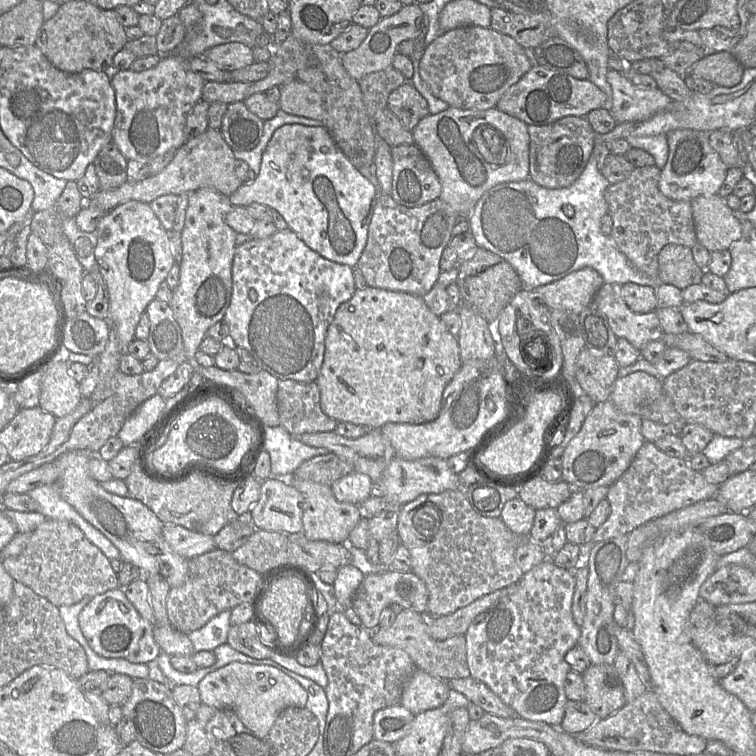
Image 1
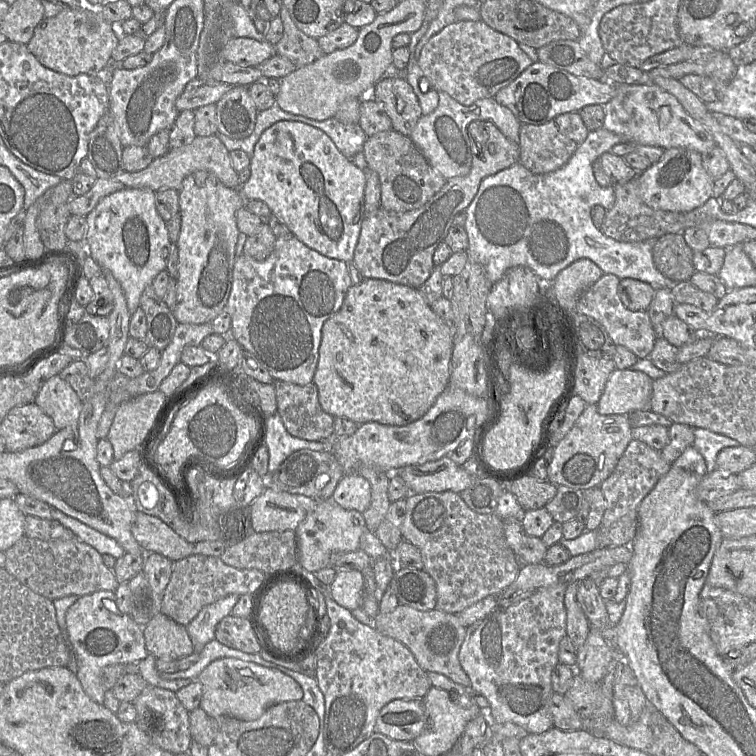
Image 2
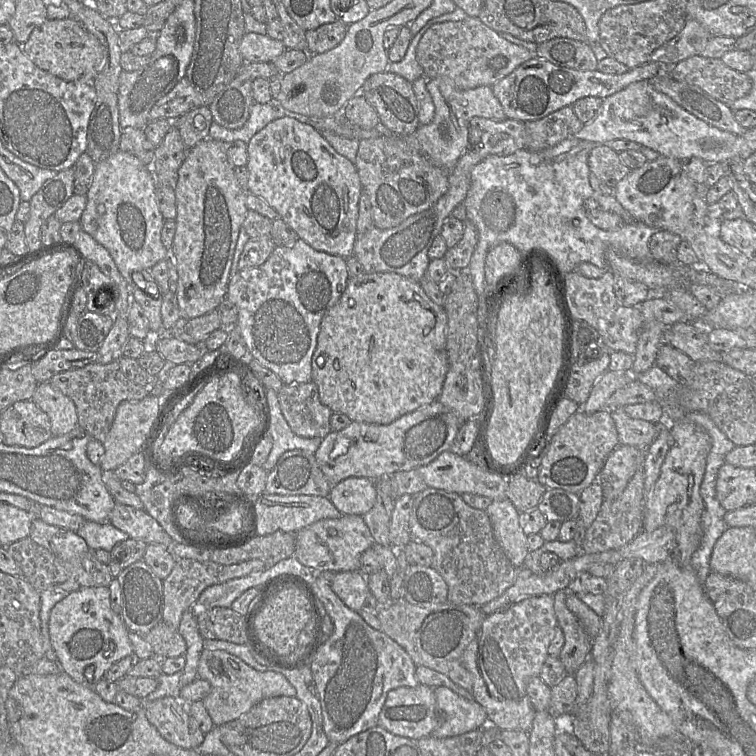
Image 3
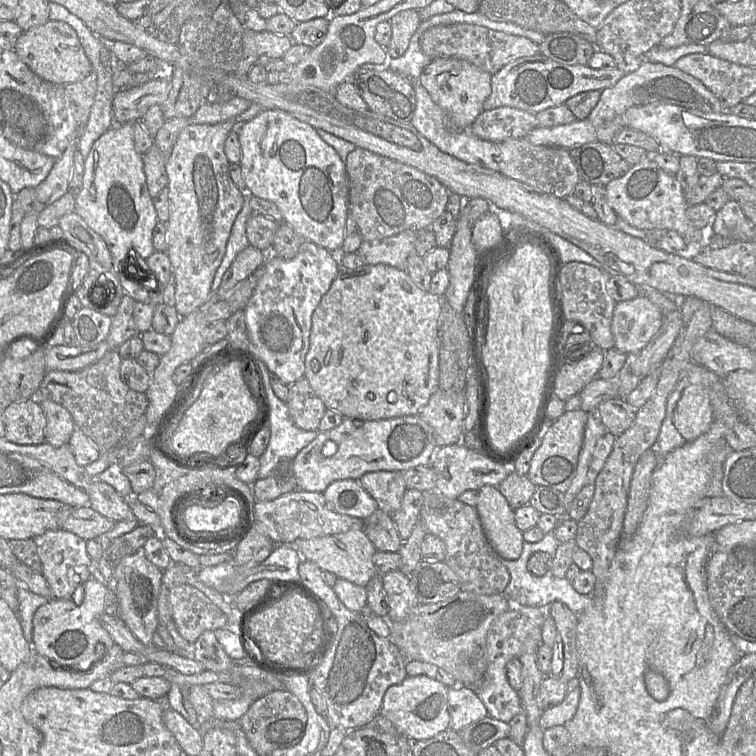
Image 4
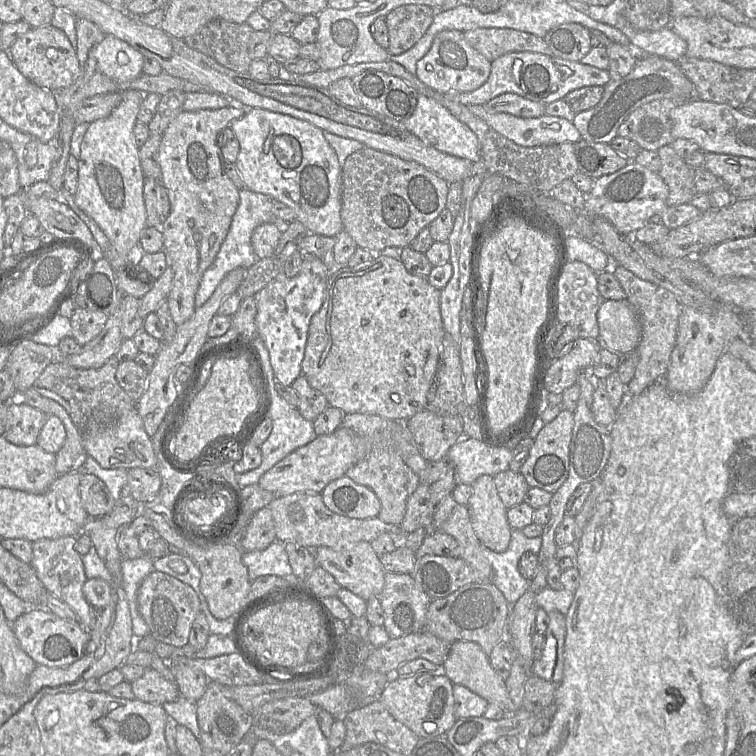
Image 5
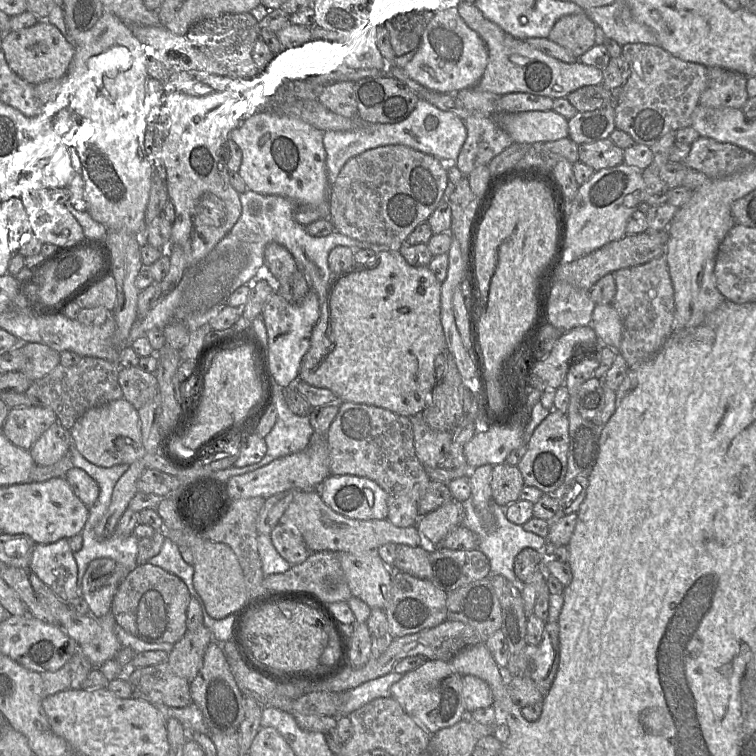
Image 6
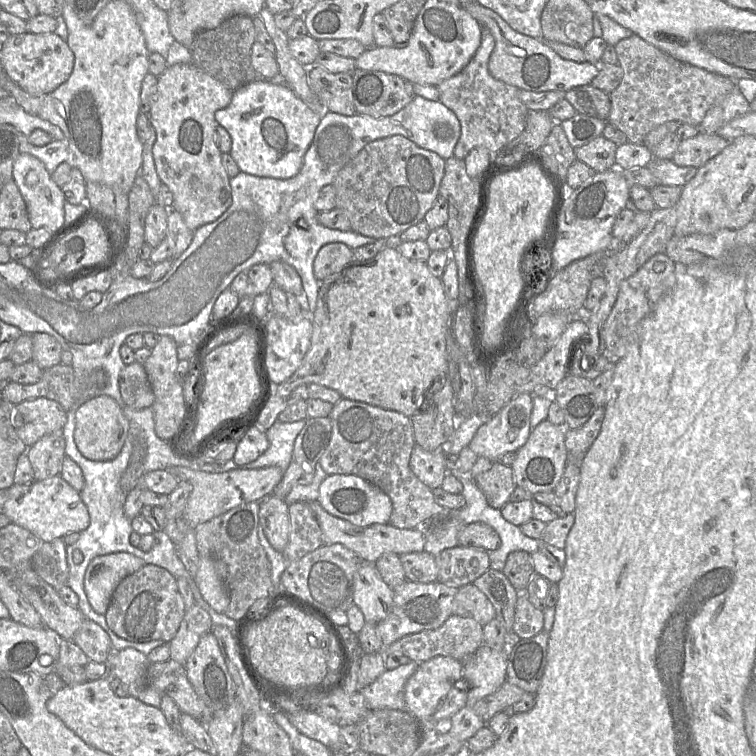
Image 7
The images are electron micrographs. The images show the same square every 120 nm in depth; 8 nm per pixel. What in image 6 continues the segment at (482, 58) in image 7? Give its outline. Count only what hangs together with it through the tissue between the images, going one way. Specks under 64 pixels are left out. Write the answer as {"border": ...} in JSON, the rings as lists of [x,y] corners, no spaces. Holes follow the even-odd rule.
{"border":[[[477,85],[462,89],[456,92],[455,95],[469,111],[469,116],[464,119],[467,137],[454,164],[464,175],[468,176],[475,168],[488,165],[496,155],[501,153],[514,141],[509,134],[491,118],[492,115],[498,111],[497,100],[499,96],[480,90]]]}

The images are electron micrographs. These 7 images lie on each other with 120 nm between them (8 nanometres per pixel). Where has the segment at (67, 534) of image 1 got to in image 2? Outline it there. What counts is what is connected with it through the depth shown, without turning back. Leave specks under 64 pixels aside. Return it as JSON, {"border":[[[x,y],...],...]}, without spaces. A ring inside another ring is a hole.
{"border":[[[23,536],[5,551],[4,568],[32,591],[50,600],[69,595],[87,595],[118,587],[114,572],[108,568],[102,555],[80,539],[40,540]]]}

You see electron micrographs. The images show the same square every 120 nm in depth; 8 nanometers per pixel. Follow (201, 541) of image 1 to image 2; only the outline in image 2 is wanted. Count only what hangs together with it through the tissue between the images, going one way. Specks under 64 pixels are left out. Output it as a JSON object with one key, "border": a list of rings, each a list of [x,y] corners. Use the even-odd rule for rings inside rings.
{"border":[[[136,511],[131,532],[145,552],[159,553],[175,562],[193,554],[194,544],[187,542],[158,517]]]}

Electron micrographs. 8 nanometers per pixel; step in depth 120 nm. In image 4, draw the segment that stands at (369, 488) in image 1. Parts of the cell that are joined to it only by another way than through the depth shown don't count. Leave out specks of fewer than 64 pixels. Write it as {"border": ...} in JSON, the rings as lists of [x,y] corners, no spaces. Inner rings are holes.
{"border":[[[359,479],[333,481],[323,495],[334,511],[352,517],[367,519],[379,509],[376,500],[362,487]]]}

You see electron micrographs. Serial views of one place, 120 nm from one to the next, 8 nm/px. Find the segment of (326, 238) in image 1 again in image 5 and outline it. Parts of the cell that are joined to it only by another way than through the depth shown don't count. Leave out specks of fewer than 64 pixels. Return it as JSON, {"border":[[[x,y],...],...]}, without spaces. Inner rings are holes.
{"border":[[[246,108],[245,114],[229,128],[235,133],[240,150],[235,165],[245,188],[282,202],[296,214],[296,220],[310,232],[335,237],[343,230],[341,221],[341,172],[337,155],[323,136],[323,130],[308,121],[262,108]]]}

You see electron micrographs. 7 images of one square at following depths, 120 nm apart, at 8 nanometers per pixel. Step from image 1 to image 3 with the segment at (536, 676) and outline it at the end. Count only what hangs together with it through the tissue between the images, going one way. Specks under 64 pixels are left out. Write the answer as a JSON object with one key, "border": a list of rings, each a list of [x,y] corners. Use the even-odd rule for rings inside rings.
{"border":[[[551,594],[531,596],[504,610],[487,615],[477,629],[474,638],[462,654],[462,663],[473,675],[473,698],[486,711],[487,721],[500,730],[521,730],[528,733],[536,714],[527,693],[526,683],[530,677],[539,676],[549,655],[548,648],[558,627]]]}

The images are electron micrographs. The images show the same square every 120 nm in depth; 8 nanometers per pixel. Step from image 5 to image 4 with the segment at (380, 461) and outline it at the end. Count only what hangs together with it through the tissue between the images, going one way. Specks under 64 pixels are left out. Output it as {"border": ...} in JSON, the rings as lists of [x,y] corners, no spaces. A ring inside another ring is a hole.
{"border":[[[368,472],[359,479],[362,487],[376,500],[379,509],[394,516],[401,508],[407,490],[403,472]]]}

